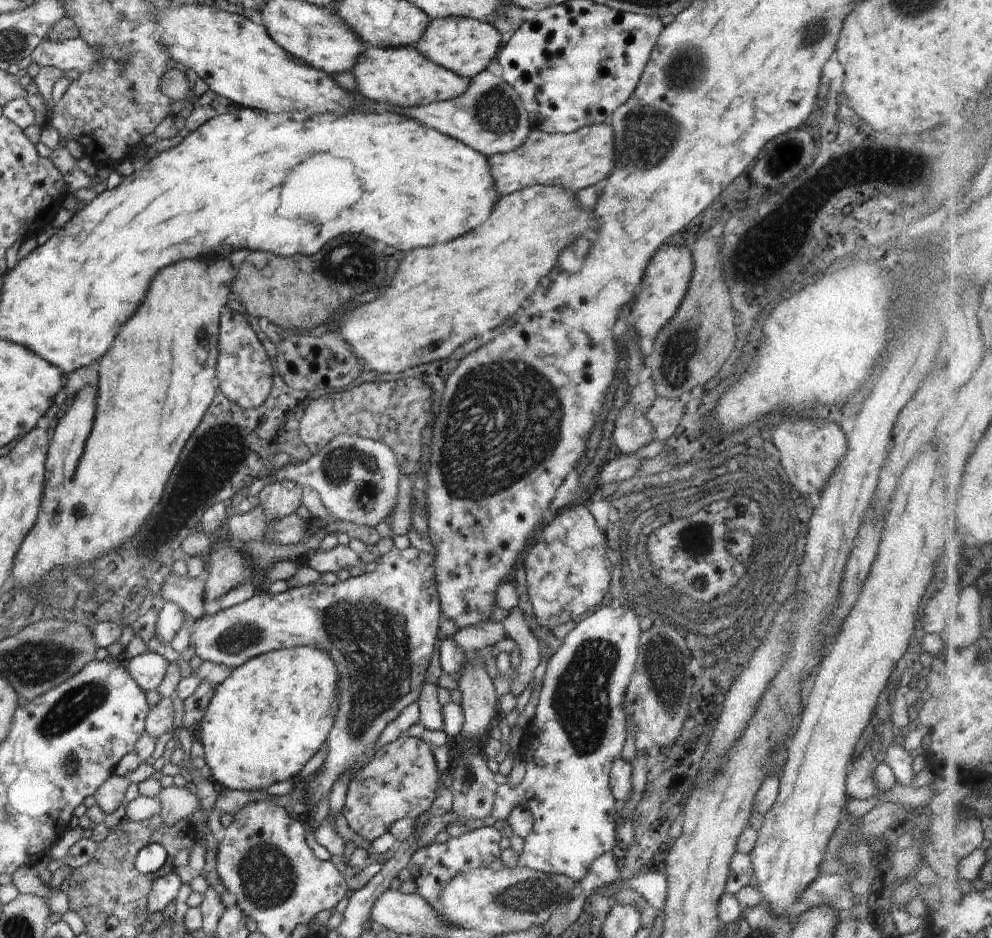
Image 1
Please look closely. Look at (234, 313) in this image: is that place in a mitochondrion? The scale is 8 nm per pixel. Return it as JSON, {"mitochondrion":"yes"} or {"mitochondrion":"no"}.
{"mitochondrion":"no"}

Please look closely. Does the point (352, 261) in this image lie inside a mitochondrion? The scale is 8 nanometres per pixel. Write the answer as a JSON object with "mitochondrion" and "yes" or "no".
{"mitochondrion":"yes"}

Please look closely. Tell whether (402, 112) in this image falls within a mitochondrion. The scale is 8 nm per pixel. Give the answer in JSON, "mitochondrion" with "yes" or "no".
{"mitochondrion":"no"}

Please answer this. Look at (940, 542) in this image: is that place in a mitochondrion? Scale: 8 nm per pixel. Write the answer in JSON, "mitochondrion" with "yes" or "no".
{"mitochondrion":"no"}

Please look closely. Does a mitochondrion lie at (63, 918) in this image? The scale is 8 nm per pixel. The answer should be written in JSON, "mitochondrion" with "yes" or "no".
{"mitochondrion":"no"}

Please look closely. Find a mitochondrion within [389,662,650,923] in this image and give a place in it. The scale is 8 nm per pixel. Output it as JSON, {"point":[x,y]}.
{"point":[533,897]}

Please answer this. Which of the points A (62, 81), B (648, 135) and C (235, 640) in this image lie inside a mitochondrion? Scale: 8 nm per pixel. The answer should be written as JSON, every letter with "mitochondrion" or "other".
{"A":"other","B":"mitochondrion","C":"mitochondrion"}

